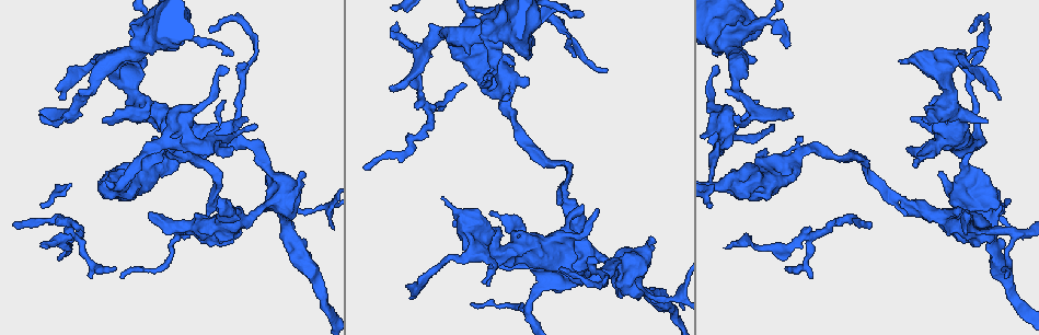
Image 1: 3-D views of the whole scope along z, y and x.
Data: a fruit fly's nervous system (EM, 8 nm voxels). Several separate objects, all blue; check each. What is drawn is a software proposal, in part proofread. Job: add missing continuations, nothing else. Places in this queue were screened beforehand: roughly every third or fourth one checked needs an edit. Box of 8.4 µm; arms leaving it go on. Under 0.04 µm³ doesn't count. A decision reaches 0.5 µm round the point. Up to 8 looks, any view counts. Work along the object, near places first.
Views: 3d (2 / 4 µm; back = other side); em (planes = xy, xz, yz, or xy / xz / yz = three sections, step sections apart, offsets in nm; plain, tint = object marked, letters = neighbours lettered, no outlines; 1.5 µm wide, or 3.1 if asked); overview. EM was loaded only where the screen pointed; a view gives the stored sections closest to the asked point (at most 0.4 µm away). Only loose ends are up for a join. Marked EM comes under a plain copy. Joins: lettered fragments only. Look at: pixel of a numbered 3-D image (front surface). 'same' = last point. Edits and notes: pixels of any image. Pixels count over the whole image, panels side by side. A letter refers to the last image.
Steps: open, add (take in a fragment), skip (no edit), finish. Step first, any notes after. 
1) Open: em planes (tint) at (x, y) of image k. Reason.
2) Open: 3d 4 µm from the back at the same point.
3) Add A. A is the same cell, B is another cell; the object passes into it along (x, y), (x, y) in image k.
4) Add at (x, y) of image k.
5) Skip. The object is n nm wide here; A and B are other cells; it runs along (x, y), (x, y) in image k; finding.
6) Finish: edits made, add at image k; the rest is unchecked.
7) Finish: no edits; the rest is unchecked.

Open: 3d 4 µm at (527, 83) of image 1. Branch stops here.

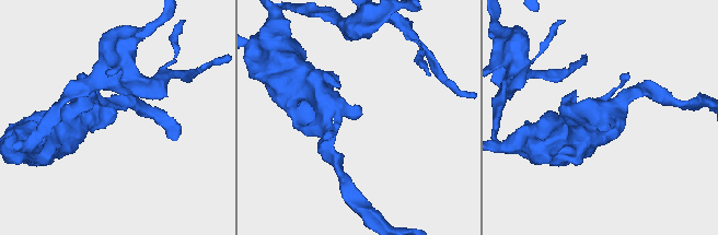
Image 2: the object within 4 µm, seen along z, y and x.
Open: em xz step 4 (letters) at (361, 113) of image 2. Need the tissue.

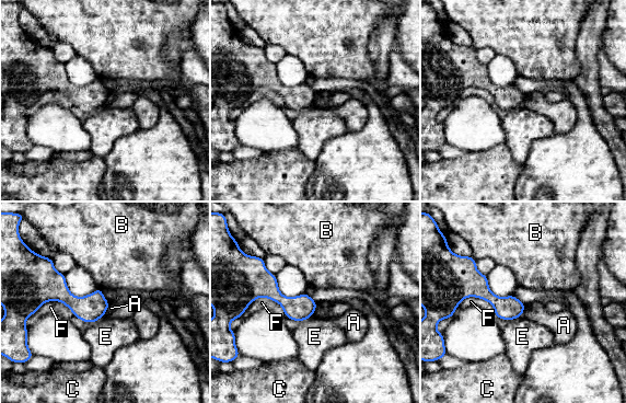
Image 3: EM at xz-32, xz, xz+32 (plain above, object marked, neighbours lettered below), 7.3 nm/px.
Skip. The object is 180 nm wide here; A, B, C, E and F are other cells; a border runs along (317, 303), (312, 315) in image 3; no lettered fragment goes on from it.

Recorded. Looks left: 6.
Open: 3d 4 µm at (225, 100) of image 1. An open end.

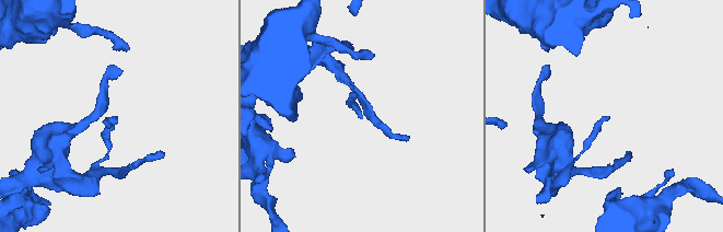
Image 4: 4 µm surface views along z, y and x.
Open: em xy step 4 (tint) at (359, 116) of image 4. Now the EM.

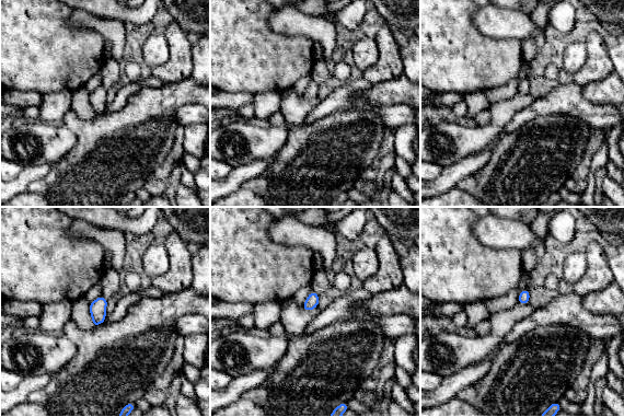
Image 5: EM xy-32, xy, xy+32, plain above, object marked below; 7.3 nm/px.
Open: em planes (letters) at the same point. Cut it another way.

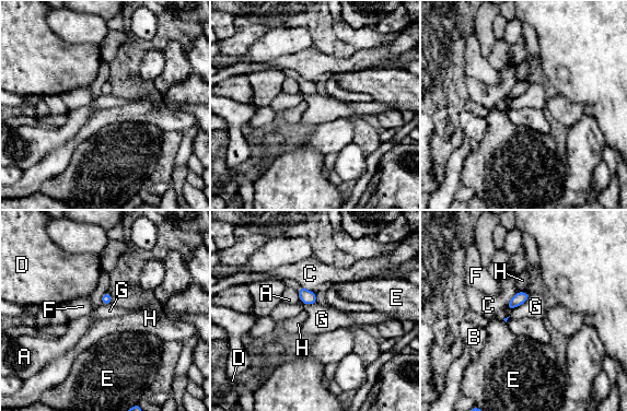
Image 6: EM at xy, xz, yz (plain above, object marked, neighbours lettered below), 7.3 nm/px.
Skip. A, B, C, D, E, F, G and H are other cells; a border runs along (530, 293), (529, 297), (512, 310) in image 6; no lettered fragment goes on from it.

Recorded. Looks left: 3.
Open: em yz step 4 (tint) at (391, 33) of image 1. Branch stops here.

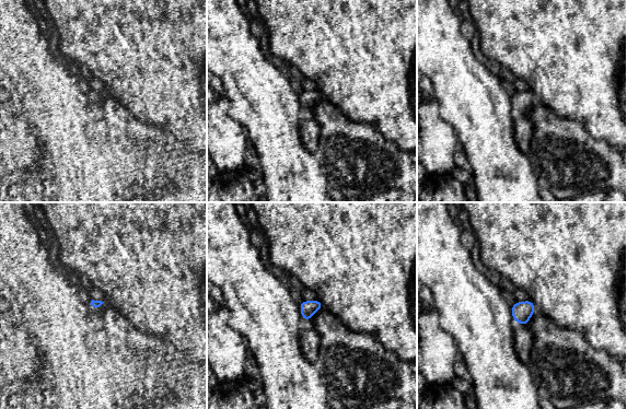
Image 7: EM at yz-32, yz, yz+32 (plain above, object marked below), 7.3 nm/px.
Open: em planes (tint) at the same point. Another direction.

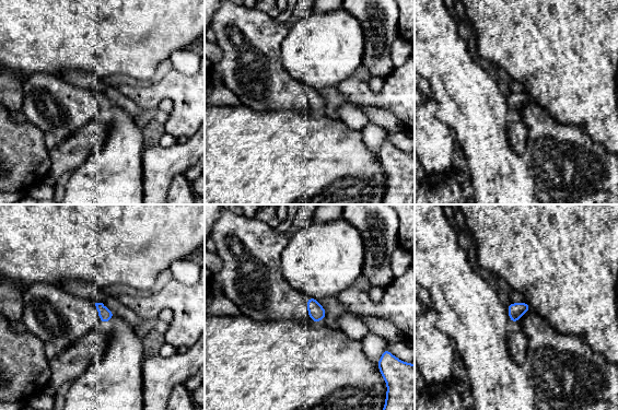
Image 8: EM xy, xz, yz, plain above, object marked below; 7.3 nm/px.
Open: em planes (letters) at the same point.

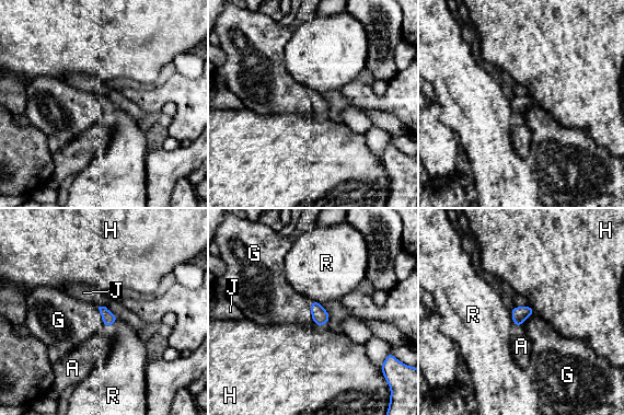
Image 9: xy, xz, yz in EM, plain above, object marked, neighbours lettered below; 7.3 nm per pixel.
Skip. The object is 100 nm wide here; A, G, H, J and R are other cells; a border runs along (311, 301), (310, 314), (315, 324) in image 9; none of them fits.

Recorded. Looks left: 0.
Finish: no edits; the rest is unchecked.

